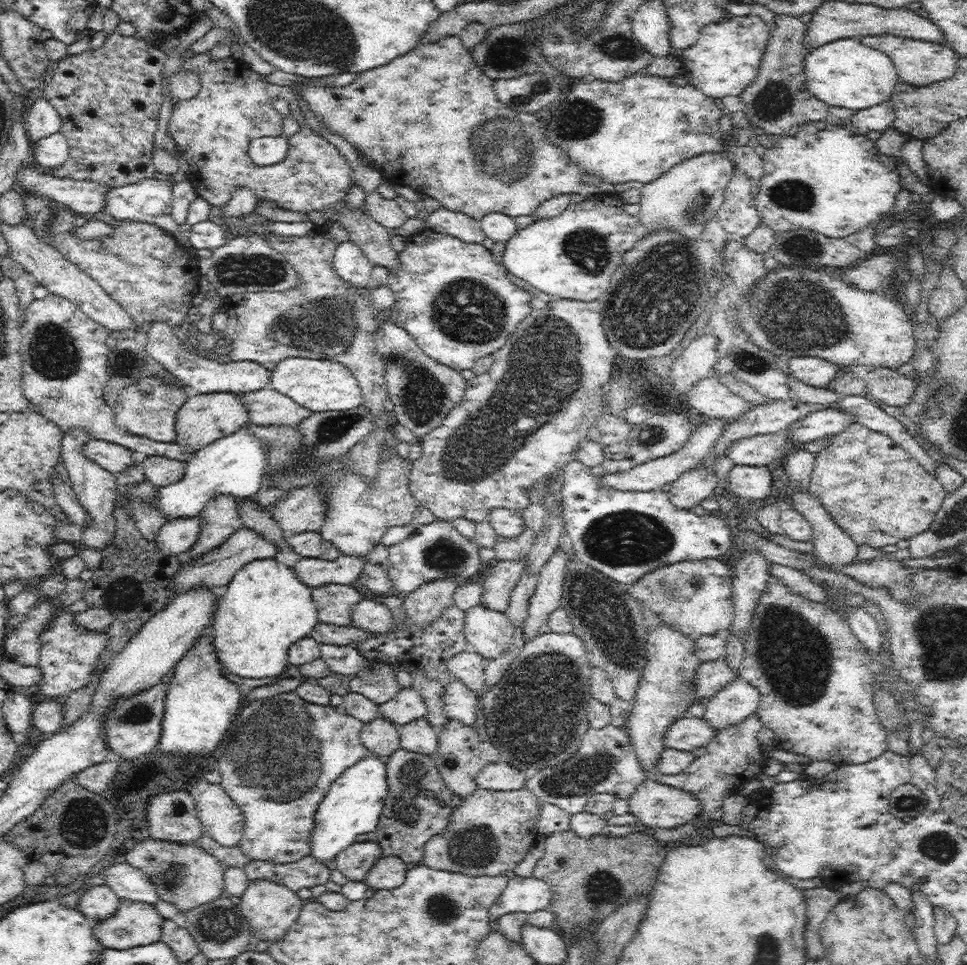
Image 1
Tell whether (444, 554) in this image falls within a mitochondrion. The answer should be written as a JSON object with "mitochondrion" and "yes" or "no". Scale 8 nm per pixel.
{"mitochondrion":"yes"}

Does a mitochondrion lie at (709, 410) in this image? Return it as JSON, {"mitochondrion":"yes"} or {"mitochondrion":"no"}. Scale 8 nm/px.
{"mitochondrion":"no"}

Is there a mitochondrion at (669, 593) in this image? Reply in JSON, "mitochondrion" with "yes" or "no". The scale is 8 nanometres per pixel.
{"mitochondrion":"yes"}

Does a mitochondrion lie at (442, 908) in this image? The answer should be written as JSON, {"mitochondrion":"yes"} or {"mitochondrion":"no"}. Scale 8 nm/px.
{"mitochondrion":"yes"}

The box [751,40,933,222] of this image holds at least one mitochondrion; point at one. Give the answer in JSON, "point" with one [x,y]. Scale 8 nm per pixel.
{"point":[794,195]}

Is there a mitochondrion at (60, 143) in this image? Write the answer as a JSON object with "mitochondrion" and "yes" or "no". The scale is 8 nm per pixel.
{"mitochondrion":"no"}

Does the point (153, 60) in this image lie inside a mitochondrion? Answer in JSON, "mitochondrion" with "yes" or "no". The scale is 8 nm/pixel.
{"mitochondrion":"no"}

